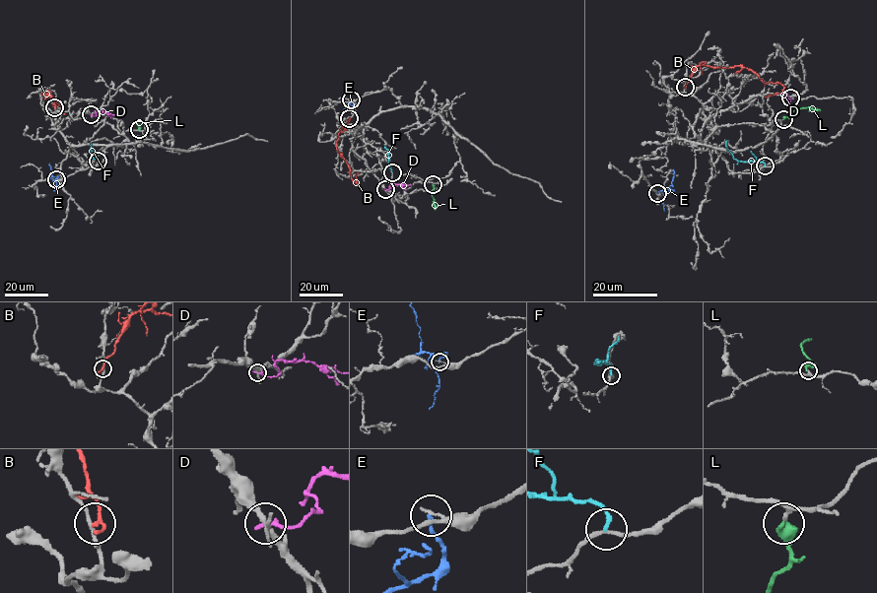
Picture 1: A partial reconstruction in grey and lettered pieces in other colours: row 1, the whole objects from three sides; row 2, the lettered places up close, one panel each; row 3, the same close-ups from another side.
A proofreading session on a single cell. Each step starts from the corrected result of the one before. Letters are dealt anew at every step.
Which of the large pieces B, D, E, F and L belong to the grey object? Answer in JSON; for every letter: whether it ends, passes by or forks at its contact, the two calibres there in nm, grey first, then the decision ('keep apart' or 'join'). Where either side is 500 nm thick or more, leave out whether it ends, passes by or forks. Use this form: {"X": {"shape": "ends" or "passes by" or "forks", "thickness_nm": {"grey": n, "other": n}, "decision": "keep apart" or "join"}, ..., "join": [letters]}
{"B": {"shape": "passes by", "thickness_nm": {"grey": 160, "other": 140}, "decision": "keep apart"}, "D": {"shape": "ends", "thickness_nm": {"grey": 240, "other": 220}, "decision": "keep apart"}, "E": {"shape": "ends", "thickness_nm": {"grey": 130, "other": 160}, "decision": "keep apart"}, "F": {"shape": "ends", "thickness_nm": {"grey": 190, "other": 200}, "decision": "keep apart"}, "L": {"shape": "ends", "thickness_nm": {"grey": 150, "other": 320}, "decision": "join"}, "join": ["L"]}

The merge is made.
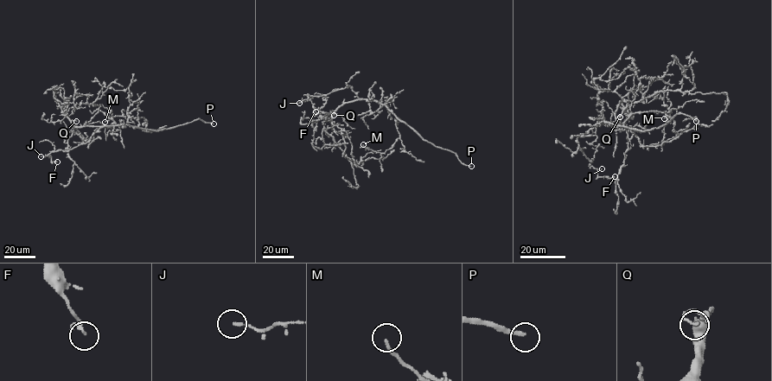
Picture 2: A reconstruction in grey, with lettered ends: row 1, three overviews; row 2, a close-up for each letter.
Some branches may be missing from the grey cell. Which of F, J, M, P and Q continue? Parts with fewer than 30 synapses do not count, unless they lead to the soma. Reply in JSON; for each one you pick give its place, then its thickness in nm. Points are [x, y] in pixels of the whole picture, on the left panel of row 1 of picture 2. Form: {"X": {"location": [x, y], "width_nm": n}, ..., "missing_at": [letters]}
{"M": {"location": [105, 122], "width_nm": 150}, "P": {"location": [213, 123], "width_nm": 200}, "missing_at": ["M", "P"]}

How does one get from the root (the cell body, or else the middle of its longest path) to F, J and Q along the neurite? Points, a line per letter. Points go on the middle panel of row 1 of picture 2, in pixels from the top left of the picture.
F: (347, 103), (358, 98), (350, 85), (321, 96), (307, 95), (315, 111)
J: (347, 103), (358, 98), (350, 85), (321, 96), (307, 95), (307, 99), (299, 103)
Q: (347, 103), (329, 116), (334, 115)

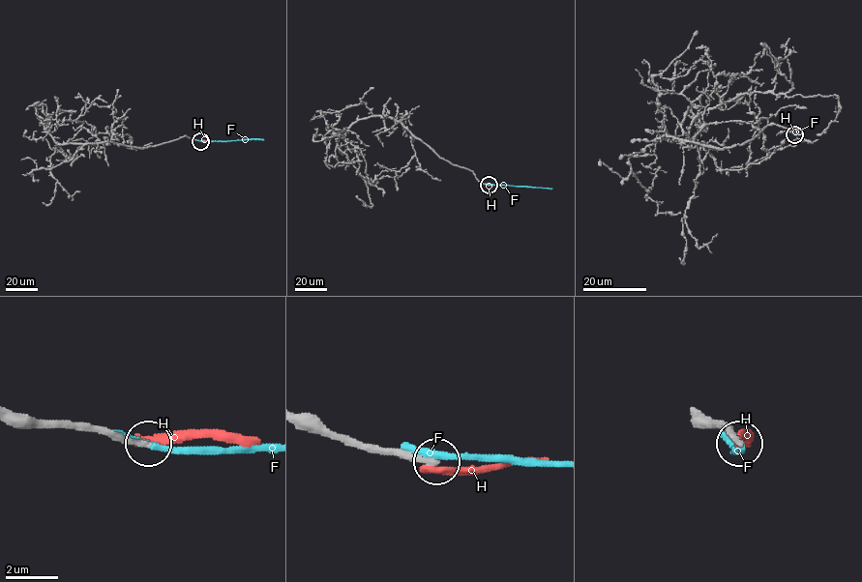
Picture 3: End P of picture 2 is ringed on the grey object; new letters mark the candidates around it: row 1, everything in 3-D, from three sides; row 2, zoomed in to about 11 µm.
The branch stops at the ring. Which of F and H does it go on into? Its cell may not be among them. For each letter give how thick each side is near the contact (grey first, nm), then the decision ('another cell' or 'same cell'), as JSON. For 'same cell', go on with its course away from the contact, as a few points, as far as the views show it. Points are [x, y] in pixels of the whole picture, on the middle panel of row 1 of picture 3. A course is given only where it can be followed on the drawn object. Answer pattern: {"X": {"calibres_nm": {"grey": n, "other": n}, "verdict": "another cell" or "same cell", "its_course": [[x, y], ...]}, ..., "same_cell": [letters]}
{"F": {"calibres_nm": {"grey": 340, "other": 380}, "verdict": "another cell"}, "H": {"calibres_nm": {"grey": 260, "other": 320}, "verdict": "another cell"}, "same_cell": []}

